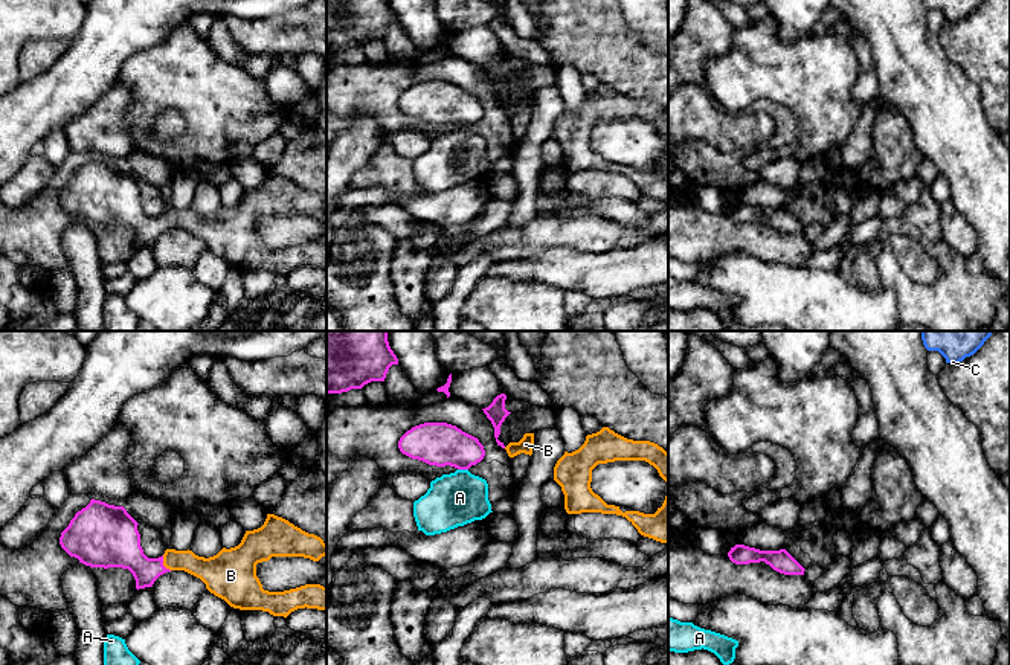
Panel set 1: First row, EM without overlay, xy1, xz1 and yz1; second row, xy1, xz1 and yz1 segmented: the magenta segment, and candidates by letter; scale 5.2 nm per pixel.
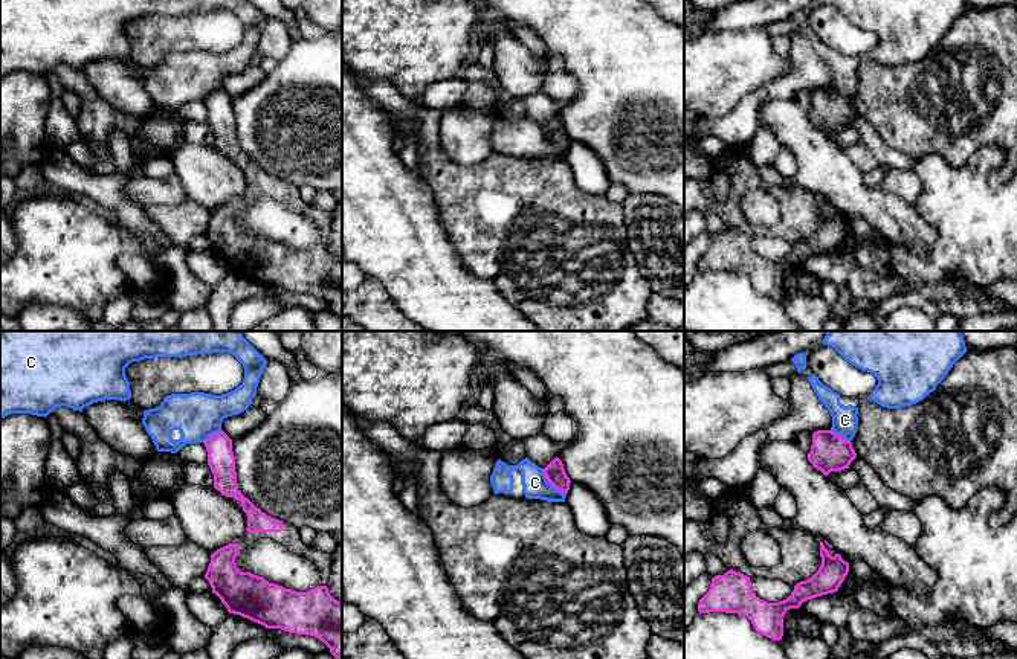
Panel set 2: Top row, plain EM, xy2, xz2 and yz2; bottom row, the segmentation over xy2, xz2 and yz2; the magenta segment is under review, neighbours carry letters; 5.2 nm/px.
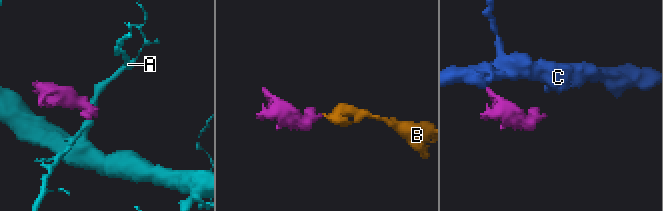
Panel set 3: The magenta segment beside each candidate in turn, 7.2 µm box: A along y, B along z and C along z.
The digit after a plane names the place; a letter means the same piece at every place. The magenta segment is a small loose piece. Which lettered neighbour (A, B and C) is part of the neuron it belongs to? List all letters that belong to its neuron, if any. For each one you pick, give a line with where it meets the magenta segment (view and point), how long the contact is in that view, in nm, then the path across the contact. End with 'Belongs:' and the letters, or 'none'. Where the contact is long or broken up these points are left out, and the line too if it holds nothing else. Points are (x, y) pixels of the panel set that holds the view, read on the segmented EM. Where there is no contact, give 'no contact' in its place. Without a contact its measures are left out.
B: contact xy1 (162, 563); length 100 nm; way xy1 (119, 543), (139, 563), (162, 563), (192, 563), (208, 569)
Belongs: B

